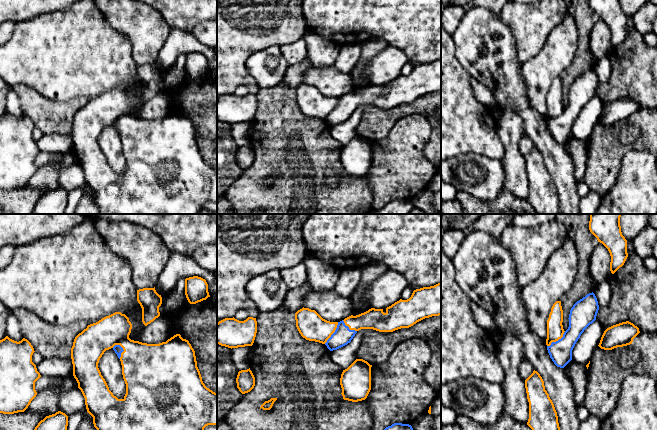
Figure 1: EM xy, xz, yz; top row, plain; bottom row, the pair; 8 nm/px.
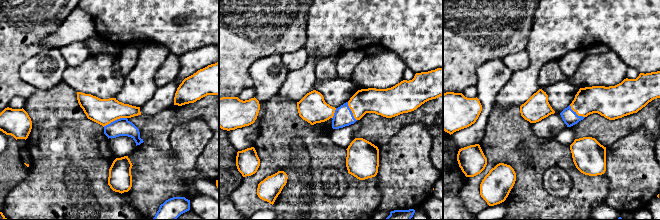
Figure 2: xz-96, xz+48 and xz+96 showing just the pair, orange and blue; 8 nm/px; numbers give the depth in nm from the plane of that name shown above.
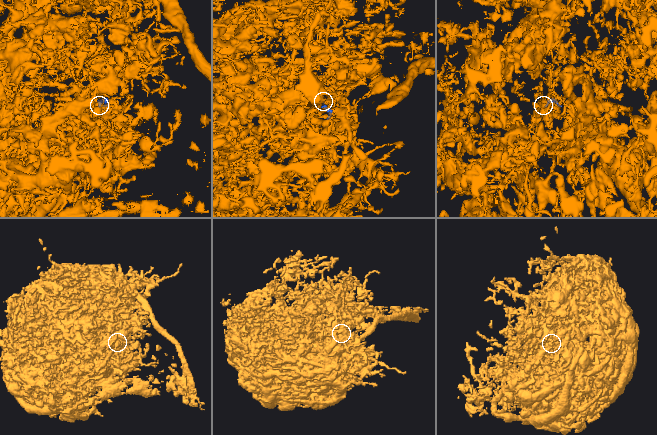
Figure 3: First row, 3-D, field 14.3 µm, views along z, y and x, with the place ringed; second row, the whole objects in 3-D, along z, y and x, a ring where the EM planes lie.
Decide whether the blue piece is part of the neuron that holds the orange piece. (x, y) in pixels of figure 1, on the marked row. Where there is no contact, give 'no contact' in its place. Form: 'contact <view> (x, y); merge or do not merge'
contact yz (557, 340); merge

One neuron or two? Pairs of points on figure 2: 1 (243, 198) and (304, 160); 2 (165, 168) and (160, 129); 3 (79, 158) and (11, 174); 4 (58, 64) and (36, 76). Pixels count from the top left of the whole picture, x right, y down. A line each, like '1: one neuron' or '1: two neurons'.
1: one neuron
2: two neurons
3: two neurons
4: one neuron

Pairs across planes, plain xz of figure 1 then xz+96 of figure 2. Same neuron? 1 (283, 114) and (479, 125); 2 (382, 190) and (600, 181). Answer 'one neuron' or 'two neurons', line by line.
1: two neurons
2: two neurons

